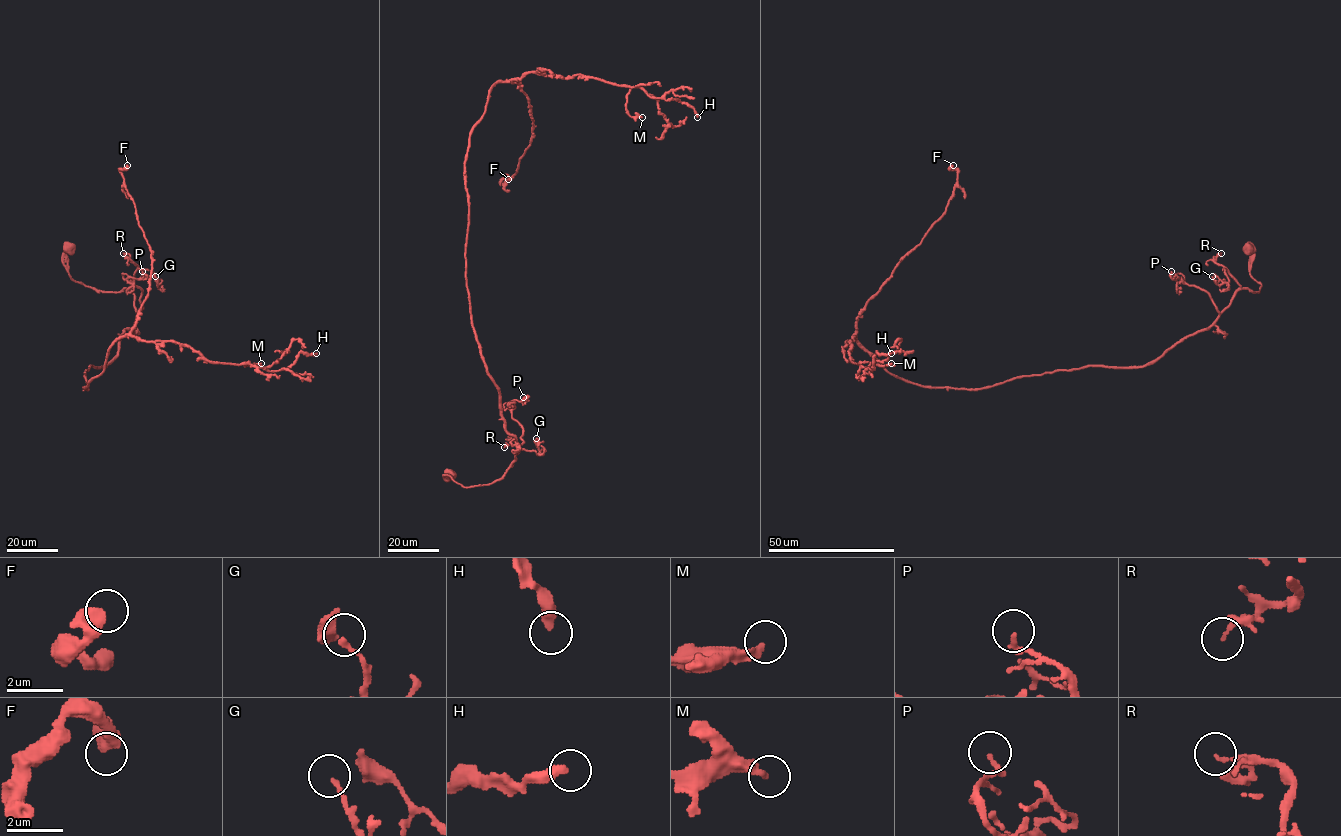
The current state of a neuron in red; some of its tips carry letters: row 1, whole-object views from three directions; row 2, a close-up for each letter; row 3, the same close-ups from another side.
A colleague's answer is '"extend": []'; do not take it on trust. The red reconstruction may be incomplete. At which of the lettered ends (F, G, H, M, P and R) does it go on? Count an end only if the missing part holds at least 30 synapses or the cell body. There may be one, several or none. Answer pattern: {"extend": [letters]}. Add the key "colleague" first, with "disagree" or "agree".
{"colleague": "agree", "extend": []}

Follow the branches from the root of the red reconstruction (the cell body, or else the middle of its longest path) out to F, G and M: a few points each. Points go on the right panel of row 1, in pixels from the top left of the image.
F: (1248, 248), (1260, 290), (1240, 288), (1143, 366), (922, 386), (889, 373), (855, 325), (945, 211), (953, 165)
G: (1248, 248), (1258, 291), (1241, 288), (1225, 268), (1227, 283), (1219, 285), (1212, 276)
M: (1248, 248), (1260, 290), (1240, 288), (1143, 366), (925, 387), (846, 341), (853, 363), (891, 363)

